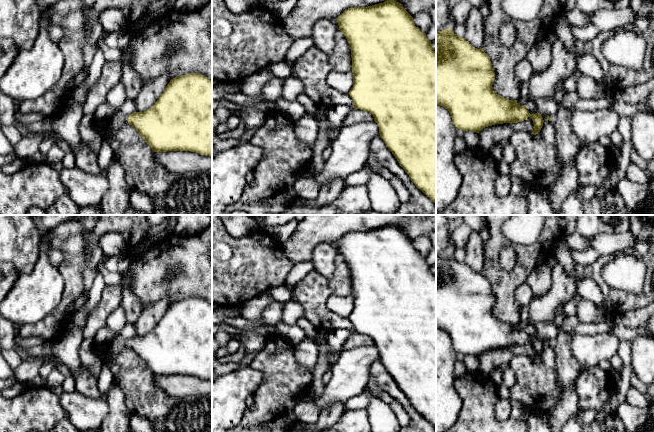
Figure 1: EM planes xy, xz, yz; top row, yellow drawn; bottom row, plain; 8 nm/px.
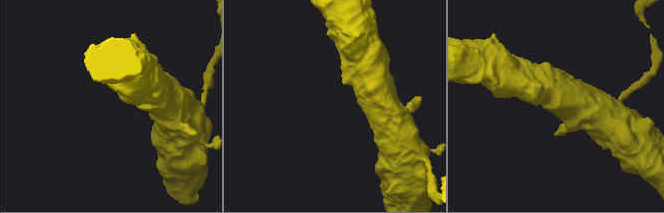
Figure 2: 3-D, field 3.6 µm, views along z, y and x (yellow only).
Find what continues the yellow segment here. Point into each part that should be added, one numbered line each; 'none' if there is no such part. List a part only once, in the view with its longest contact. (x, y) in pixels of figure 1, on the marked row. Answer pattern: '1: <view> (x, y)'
1: xy (118, 119)

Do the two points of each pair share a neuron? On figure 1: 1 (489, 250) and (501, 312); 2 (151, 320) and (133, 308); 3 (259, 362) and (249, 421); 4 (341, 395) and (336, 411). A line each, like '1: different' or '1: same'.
1: same
2: different
3: same
4: different

